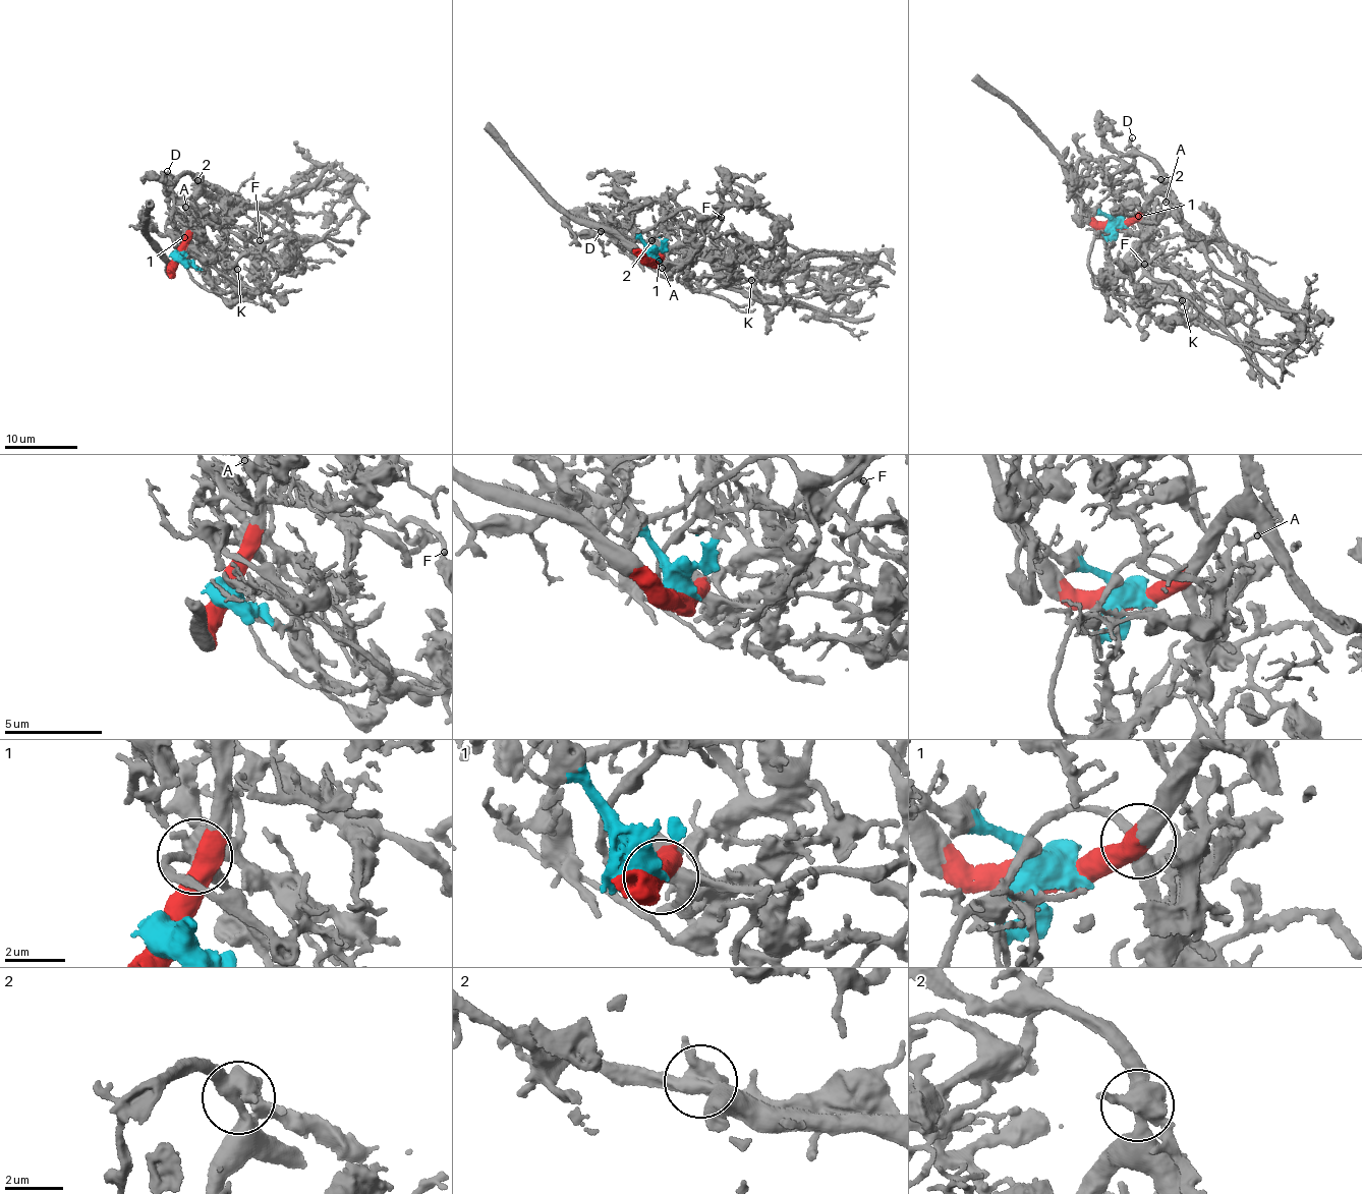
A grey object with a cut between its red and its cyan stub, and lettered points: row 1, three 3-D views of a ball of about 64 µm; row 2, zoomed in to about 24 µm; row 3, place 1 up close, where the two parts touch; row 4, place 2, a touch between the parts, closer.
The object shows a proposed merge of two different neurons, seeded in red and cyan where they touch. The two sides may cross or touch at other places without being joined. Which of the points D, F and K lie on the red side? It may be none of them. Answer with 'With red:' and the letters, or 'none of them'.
With red: D

